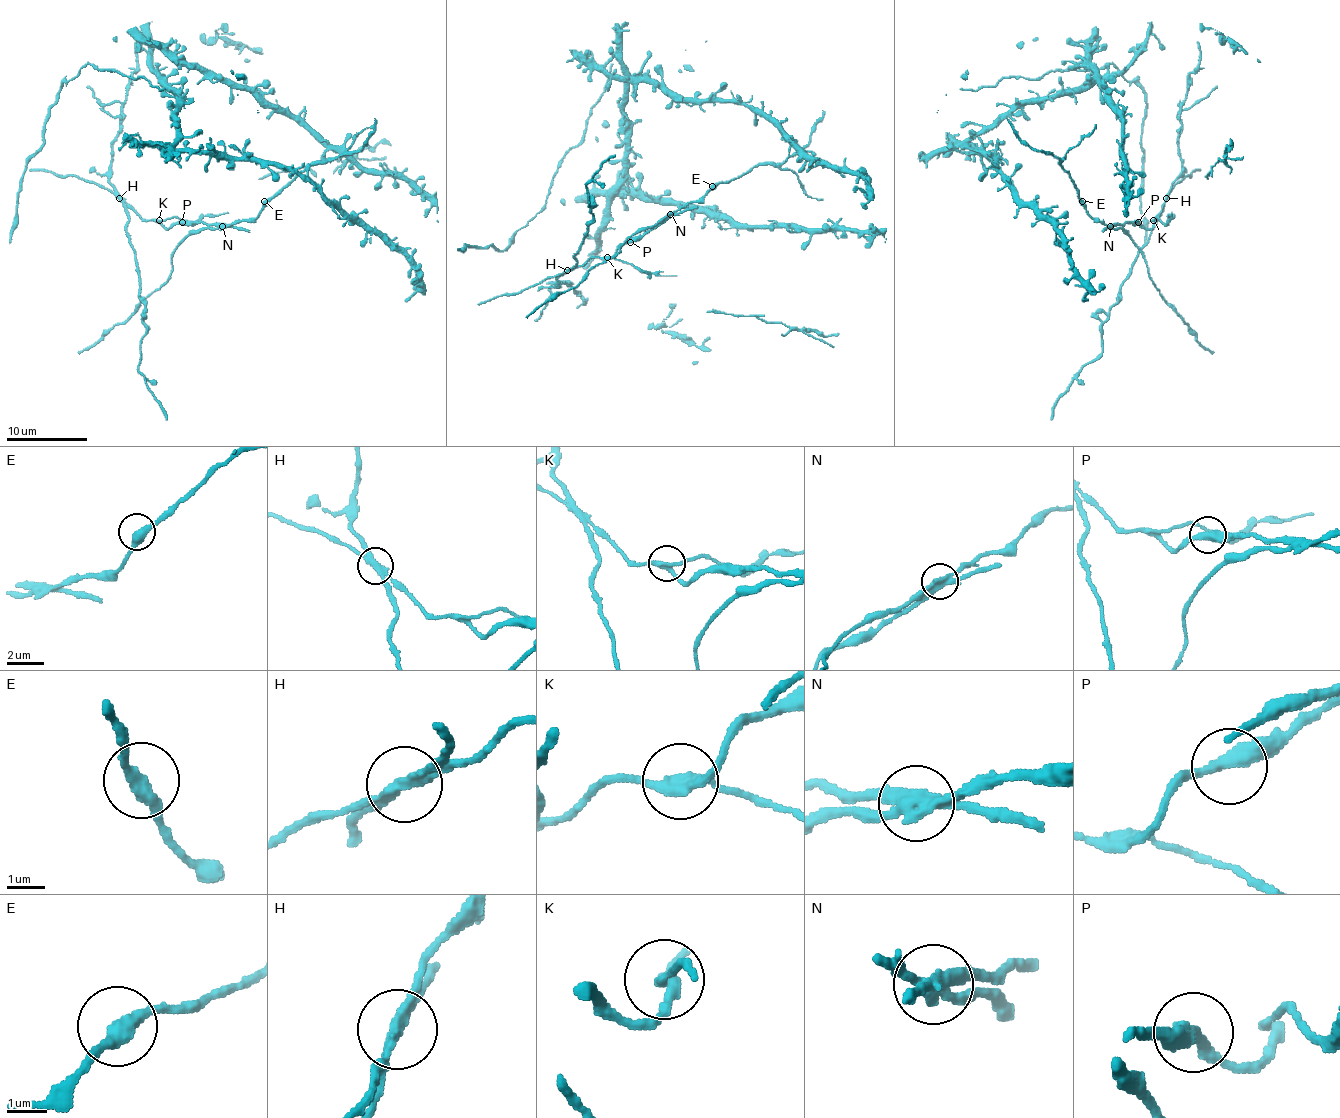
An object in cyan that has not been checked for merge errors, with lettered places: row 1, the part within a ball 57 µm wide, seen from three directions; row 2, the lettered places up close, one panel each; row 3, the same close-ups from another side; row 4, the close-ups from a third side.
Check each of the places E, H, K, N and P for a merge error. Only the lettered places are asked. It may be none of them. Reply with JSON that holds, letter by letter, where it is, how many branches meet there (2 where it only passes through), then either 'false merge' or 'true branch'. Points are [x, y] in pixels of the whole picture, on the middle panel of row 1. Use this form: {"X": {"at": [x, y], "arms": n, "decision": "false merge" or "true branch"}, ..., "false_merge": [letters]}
{"E": {"at": [712, 186], "arms": 2, "decision": "true branch"}, "H": {"at": [567, 270], "arms": 2, "decision": "false merge"}, "K": {"at": [607, 257], "arms": 3, "decision": "false merge"}, "N": {"at": [670, 214], "arms": 2, "decision": "false merge"}, "P": {"at": [630, 242], "arms": 2, "decision": "true branch"}, "false_merge": ["H", "K", "N"]}

